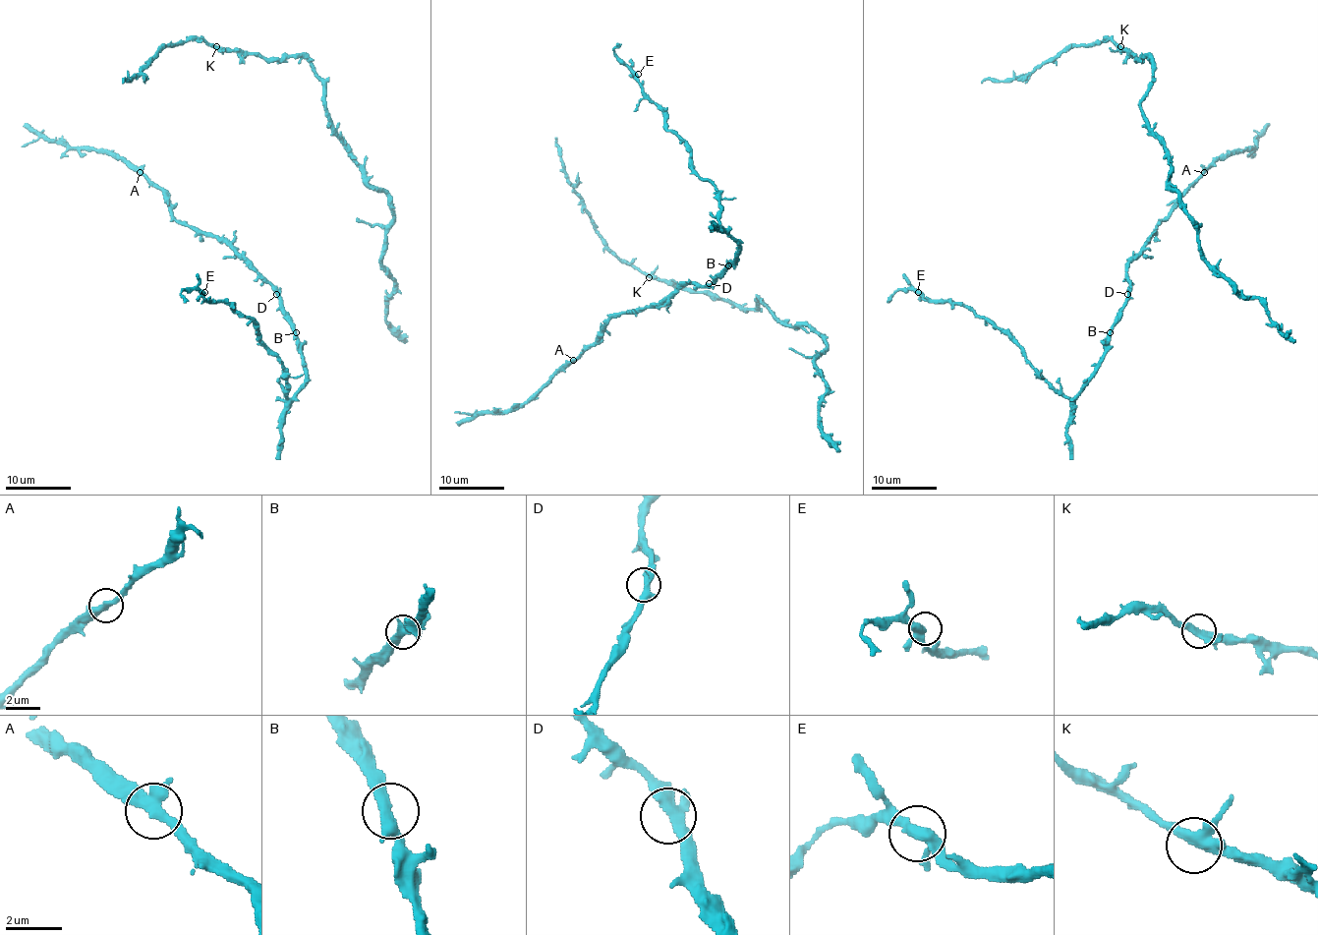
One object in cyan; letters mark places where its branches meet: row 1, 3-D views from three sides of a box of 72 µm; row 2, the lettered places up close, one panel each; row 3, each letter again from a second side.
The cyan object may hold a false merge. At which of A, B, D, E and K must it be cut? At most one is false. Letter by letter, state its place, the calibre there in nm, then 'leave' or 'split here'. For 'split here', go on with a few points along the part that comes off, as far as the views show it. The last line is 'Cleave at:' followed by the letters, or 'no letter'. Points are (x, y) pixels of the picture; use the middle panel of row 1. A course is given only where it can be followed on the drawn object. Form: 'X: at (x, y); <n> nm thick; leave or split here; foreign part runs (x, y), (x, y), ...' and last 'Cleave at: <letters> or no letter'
A: at (573, 360); 340 nm thick; leave
B: at (728, 265); 320 nm thick; leave
D: at (709, 283); 360 nm thick; leave
E: at (638, 74); 360 nm thick; leave
K: at (649, 277); 340 nm thick; leave
Cleave at: no letter

